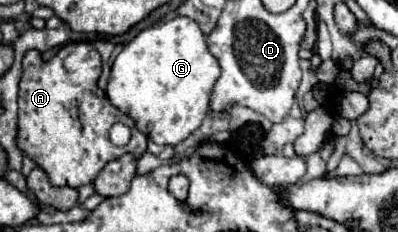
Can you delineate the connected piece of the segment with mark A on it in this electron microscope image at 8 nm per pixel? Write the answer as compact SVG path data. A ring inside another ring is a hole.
M92 43L64 45L58 55L46 63L40 59L38 51L28 51L24 57L18 97L18 147L48 173L48 179L56 187L68 185L78 189L82 185L92 185L108 161L120 159L124 153L140 159L146 151L148 137L136 129L134 119L116 109L108 99L96 97L96 81L102 71L100 65L100 53ZM118 121L132 129L132 139L126 147L114 145L112 153L108 131L112 123Z

